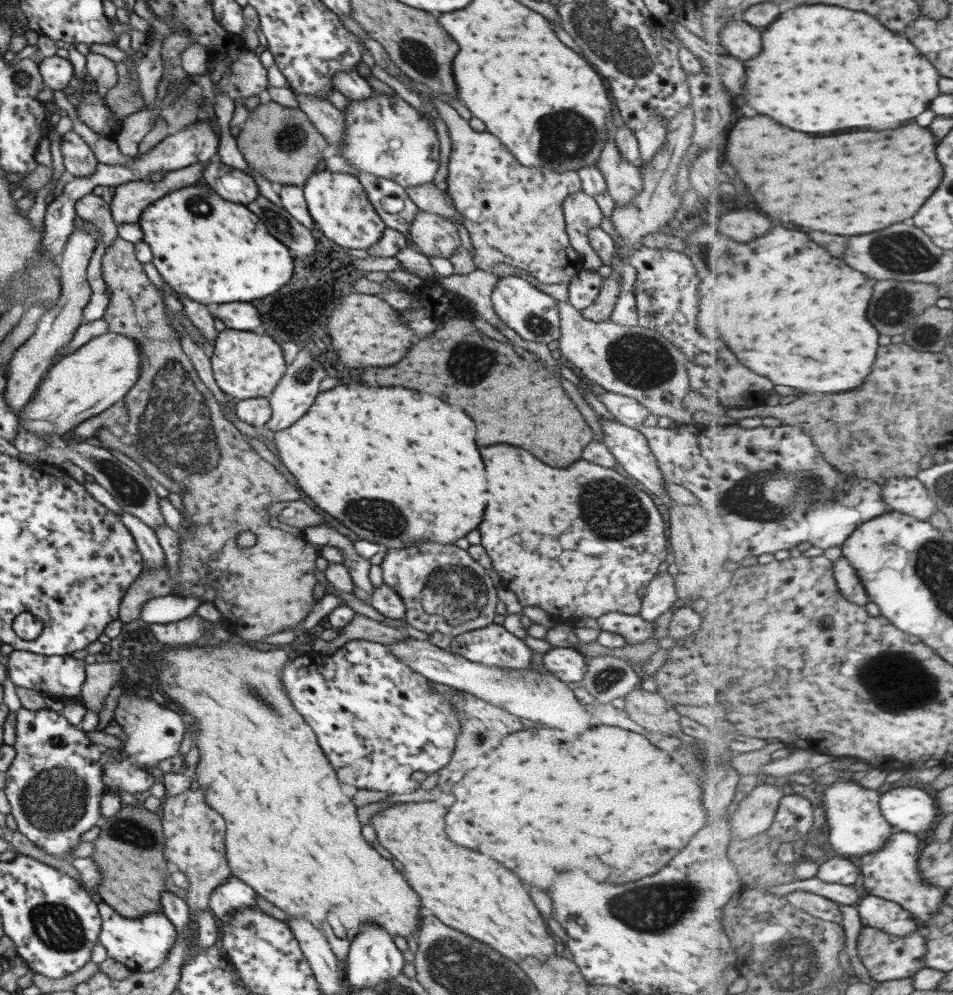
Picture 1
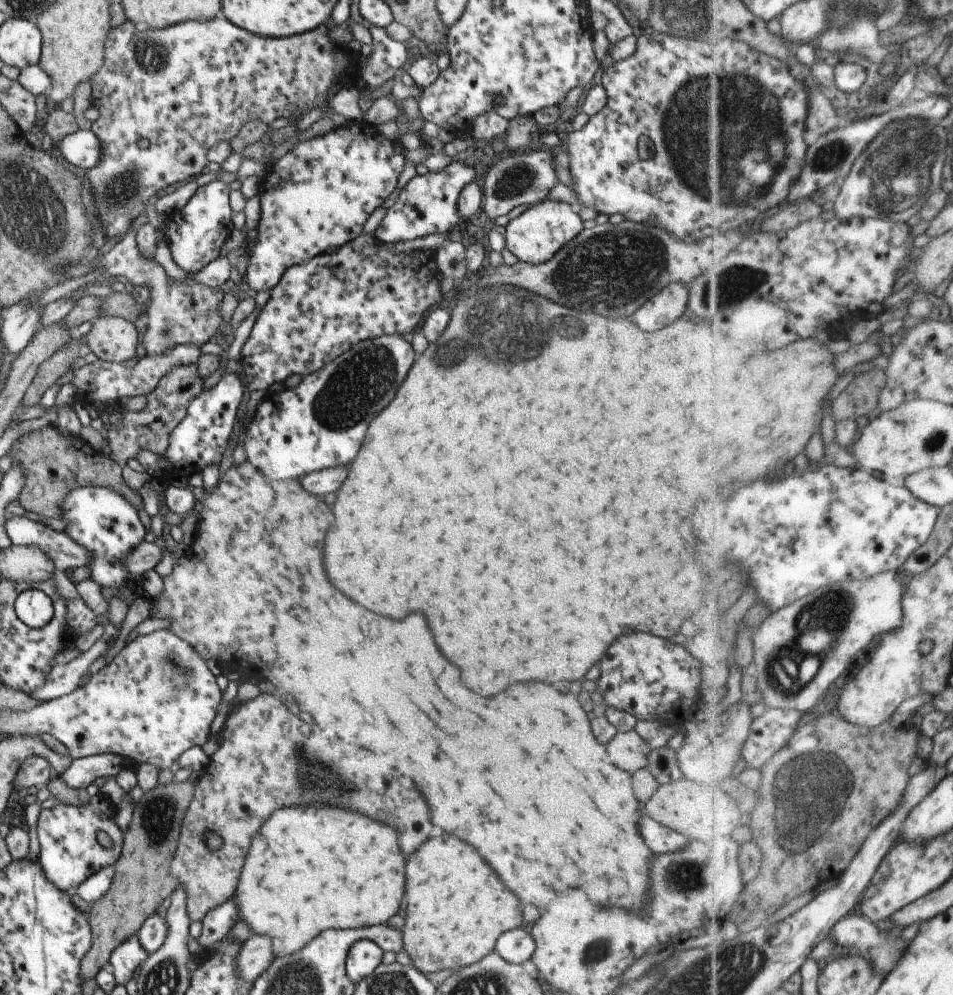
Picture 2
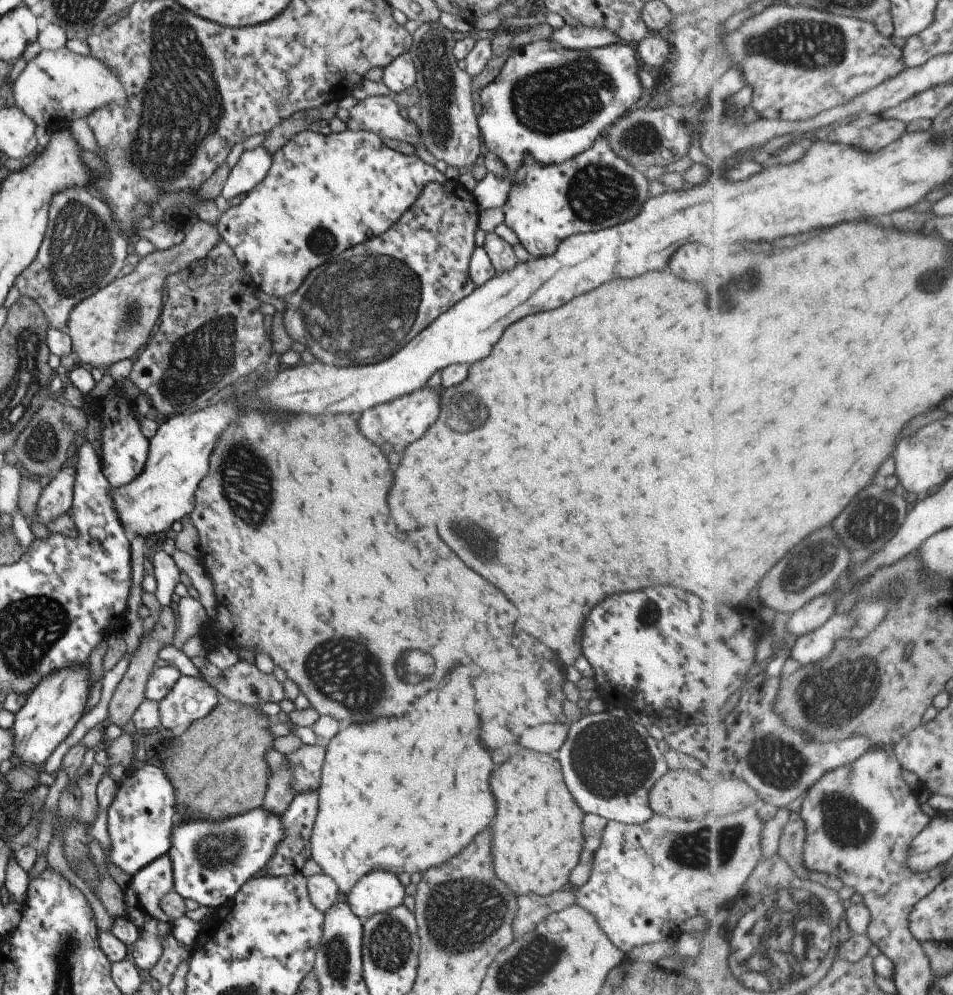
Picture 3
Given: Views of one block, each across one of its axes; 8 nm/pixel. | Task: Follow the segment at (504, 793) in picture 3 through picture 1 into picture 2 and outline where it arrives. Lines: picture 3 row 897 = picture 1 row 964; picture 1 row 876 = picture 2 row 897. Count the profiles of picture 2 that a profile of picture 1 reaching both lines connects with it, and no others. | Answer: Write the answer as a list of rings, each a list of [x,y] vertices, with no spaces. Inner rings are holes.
[[[439,834],[429,838],[415,850],[404,866],[405,919],[402,932],[403,948],[420,973],[437,970],[455,970],[477,962],[493,950],[495,940],[501,932],[517,928],[521,924],[521,902],[509,892],[485,860],[473,850],[473,846],[461,842],[453,834]]]

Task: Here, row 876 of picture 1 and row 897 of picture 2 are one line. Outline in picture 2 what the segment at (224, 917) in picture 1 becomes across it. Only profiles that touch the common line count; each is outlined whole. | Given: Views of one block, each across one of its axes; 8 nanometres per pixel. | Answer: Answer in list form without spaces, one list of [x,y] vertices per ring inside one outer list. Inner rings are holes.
[[[233,896],[206,912],[200,921],[201,934],[196,940],[203,952],[225,937],[238,920],[238,904]]]

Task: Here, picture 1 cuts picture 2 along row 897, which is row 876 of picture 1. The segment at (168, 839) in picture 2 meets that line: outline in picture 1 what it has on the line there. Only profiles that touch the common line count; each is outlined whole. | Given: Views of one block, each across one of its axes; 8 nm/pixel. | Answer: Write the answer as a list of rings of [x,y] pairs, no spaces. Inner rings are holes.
[[[123,806],[109,817],[97,822],[97,836],[93,843],[93,860],[99,872],[101,882],[97,892],[101,900],[114,911],[127,918],[139,918],[149,912],[161,912],[159,894],[166,890],[167,860],[164,857],[165,839],[158,812],[148,812],[141,806]]]

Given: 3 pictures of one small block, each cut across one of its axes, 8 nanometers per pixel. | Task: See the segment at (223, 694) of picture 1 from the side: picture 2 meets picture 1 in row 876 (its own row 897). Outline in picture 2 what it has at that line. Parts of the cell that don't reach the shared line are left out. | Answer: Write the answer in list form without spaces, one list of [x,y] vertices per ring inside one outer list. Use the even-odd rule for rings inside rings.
[[[285,806],[274,810],[269,818],[256,830],[251,839],[241,874],[238,876],[238,883],[234,890],[233,897],[238,904],[238,918],[243,919],[255,935],[267,935],[272,942],[272,953],[274,958],[279,955],[286,955],[299,950],[305,946],[314,936],[327,929],[364,929],[373,925],[386,923],[391,916],[397,913],[404,897],[404,866],[405,860],[397,846],[397,832],[389,828],[383,822],[375,822],[359,812],[351,812],[339,806]]]

